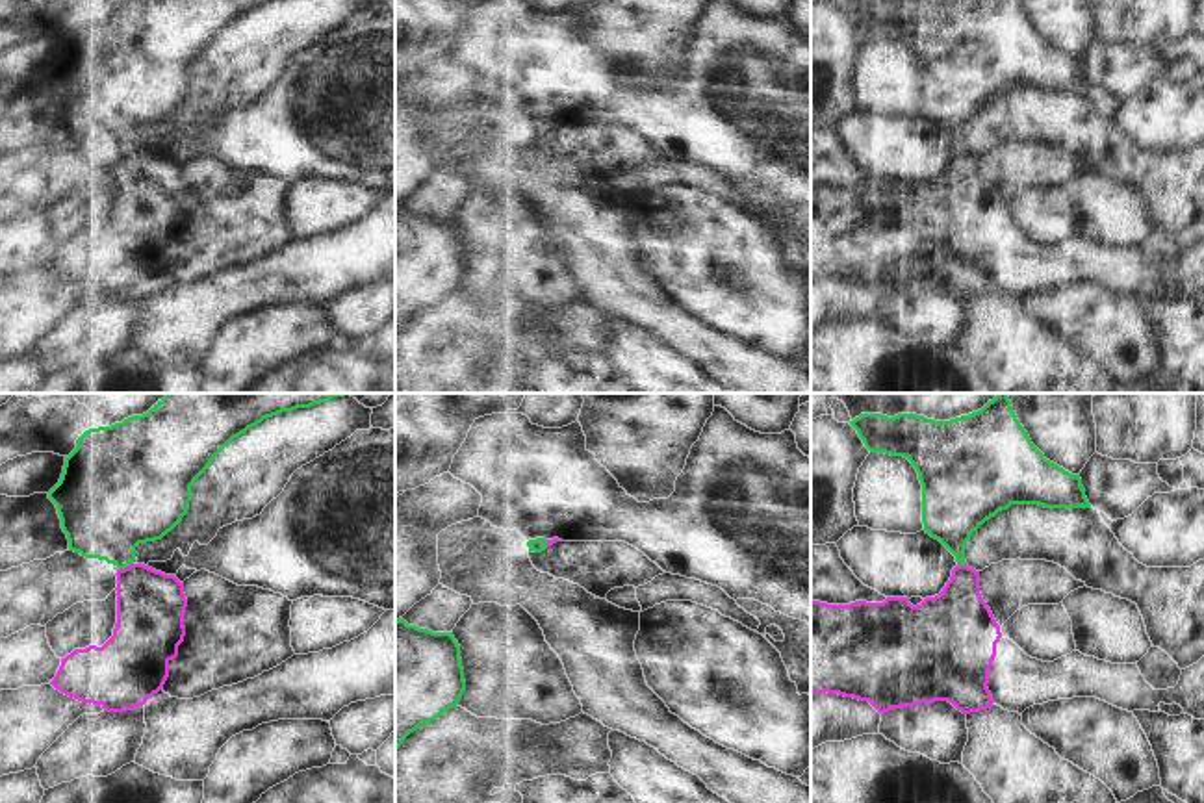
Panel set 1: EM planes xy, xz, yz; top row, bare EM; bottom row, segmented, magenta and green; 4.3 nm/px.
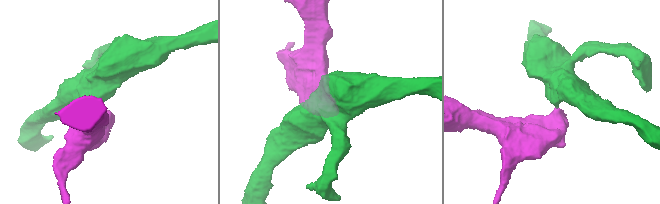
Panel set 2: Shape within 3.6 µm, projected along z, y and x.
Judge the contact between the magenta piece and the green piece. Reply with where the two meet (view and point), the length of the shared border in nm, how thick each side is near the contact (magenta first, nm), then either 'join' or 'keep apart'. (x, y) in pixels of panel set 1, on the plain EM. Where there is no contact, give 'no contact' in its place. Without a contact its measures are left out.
contact xy (125, 152); length 70 nm; calibres 300 and 380 nm; keep apart

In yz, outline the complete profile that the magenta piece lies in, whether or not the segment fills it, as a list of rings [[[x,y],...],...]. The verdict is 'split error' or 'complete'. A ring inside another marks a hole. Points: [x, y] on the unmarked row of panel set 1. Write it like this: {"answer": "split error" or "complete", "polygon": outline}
{"answer": "split error", "polygon": [[[957,148],[942,176],[916,191],[907,182],[850,189],[811,185],[811,280],[824,276],[868,286],[879,299],[935,286],[948,286],[963,299],[993,289],[1022,299],[1048,286],[1096,282],[1128,297],[1161,297],[1159,287],[1176,287],[1184,299],[1204,304],[1204,241],[1182,254],[1178,269],[1167,274],[1154,274],[1137,247],[1111,249],[1080,236],[1054,247],[1031,243],[1002,221],[980,178],[980,156]]]}

